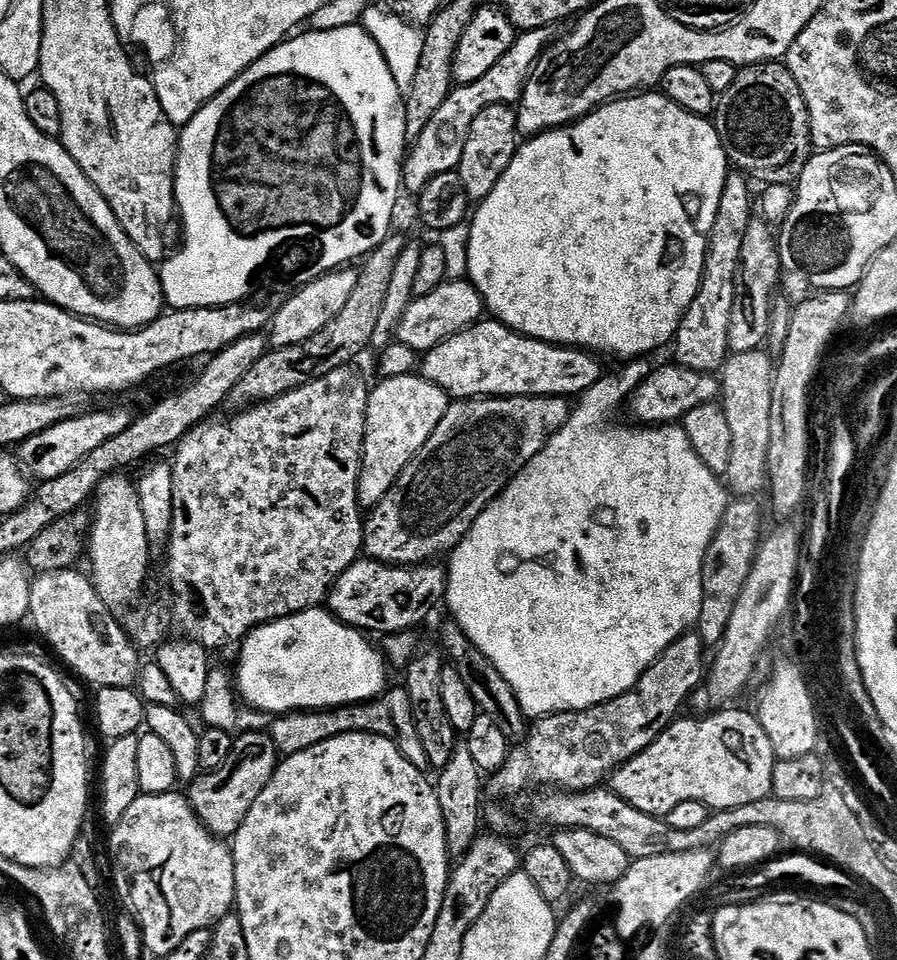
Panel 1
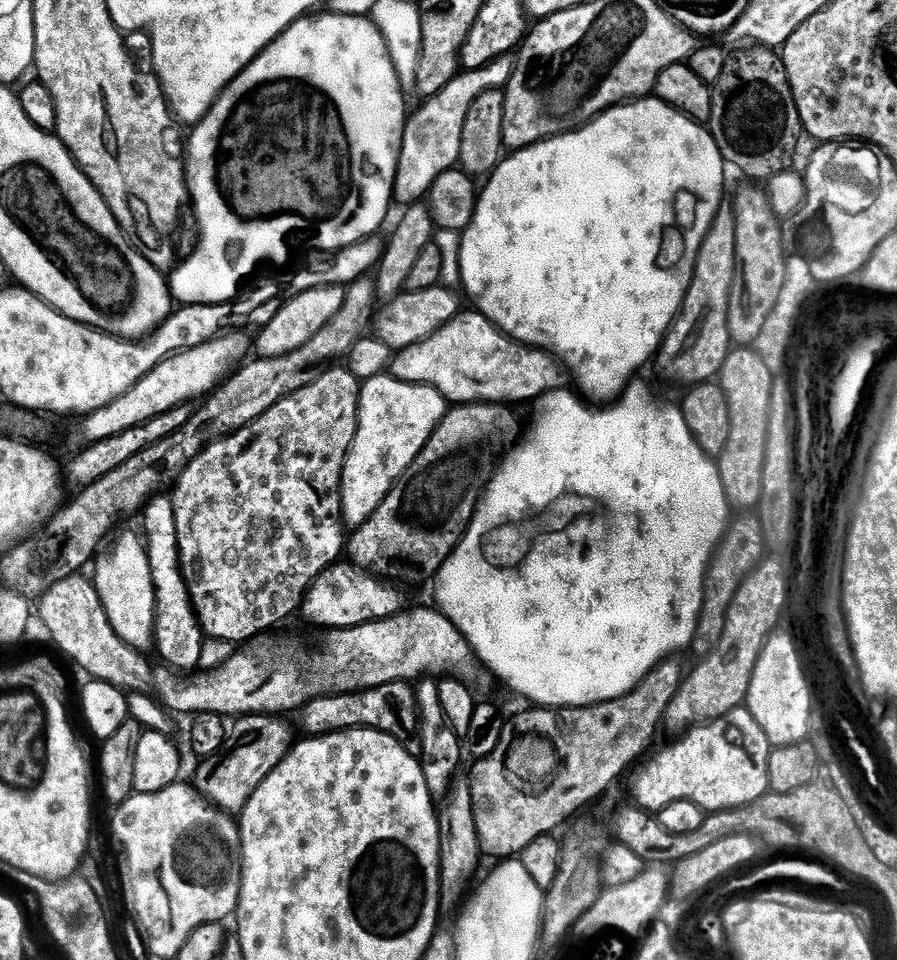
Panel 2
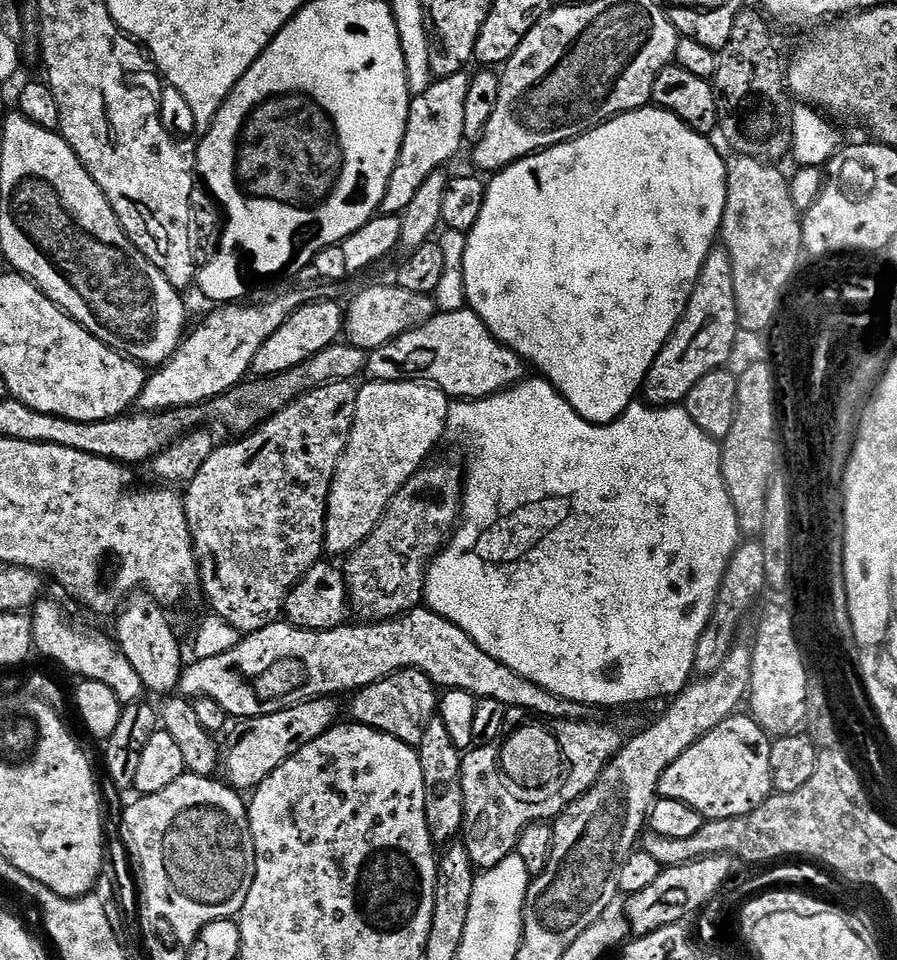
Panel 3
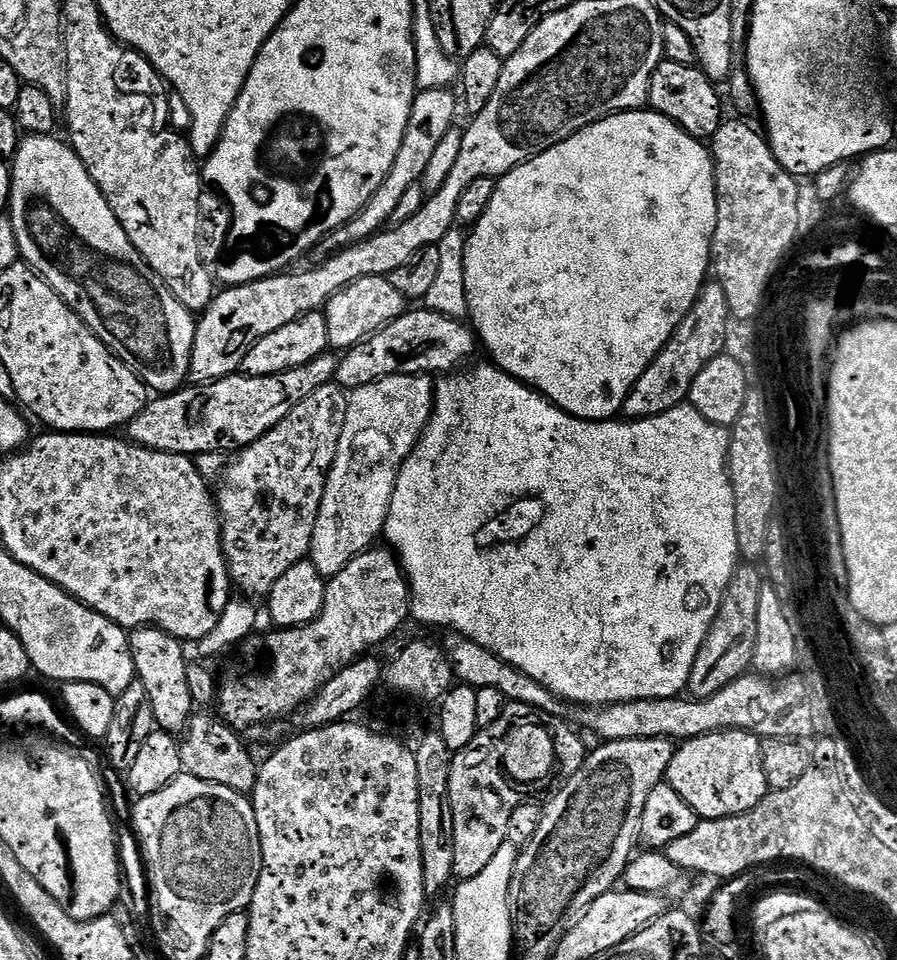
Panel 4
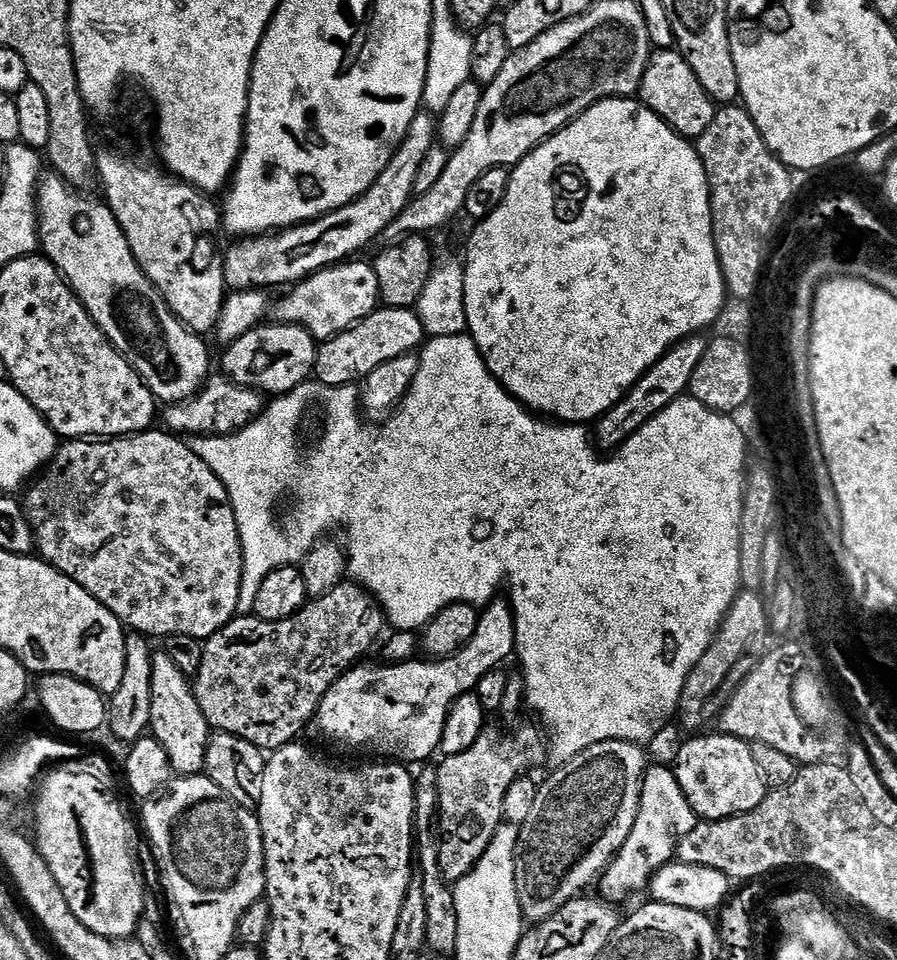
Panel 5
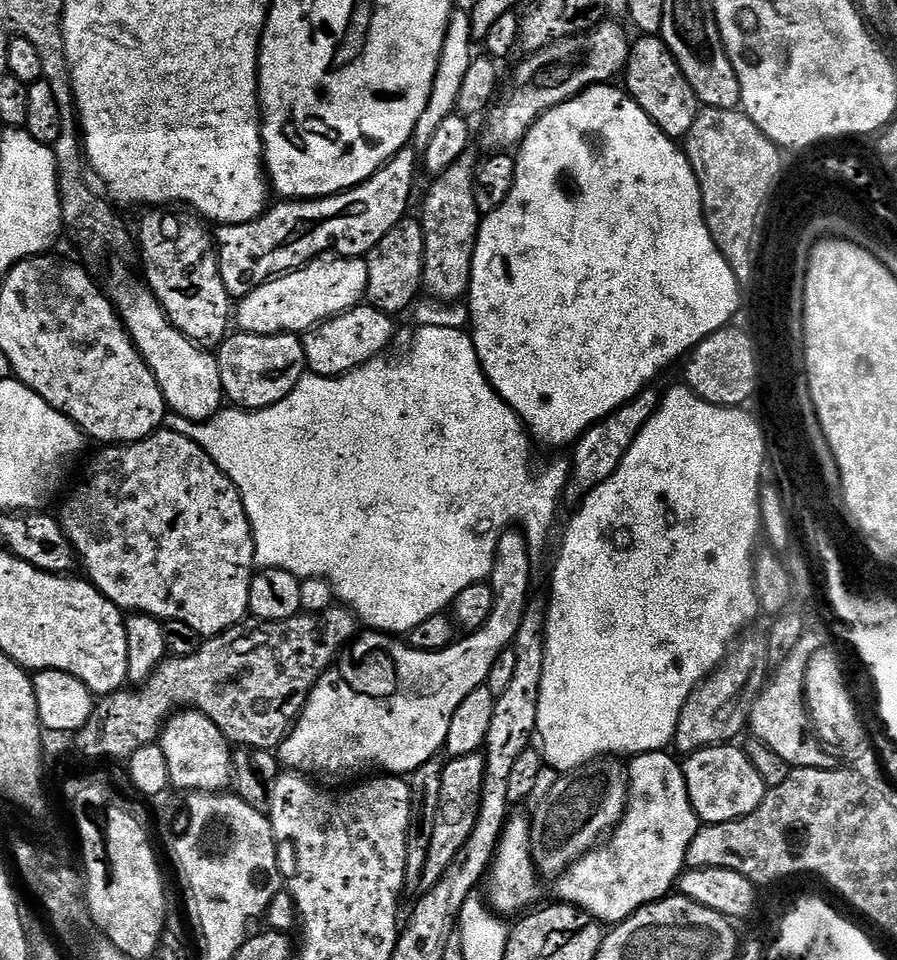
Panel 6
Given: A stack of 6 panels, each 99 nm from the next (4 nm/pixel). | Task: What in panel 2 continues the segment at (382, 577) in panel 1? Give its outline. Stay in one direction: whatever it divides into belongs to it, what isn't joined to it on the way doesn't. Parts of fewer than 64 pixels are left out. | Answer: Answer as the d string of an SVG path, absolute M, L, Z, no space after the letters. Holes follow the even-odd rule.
M337 562L318 574L318 578L308 588L304 595L302 616L310 623L317 624L320 630L353 628L359 624L369 624L372 620L390 618L405 607L403 598L392 588L395 587L379 582L351 562Z

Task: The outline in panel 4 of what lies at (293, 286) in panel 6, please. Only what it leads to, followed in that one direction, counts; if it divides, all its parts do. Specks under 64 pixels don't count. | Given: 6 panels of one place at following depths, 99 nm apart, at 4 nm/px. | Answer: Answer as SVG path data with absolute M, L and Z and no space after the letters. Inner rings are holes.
M389 277L358 278L358 282L331 296L322 309L328 319L328 343L336 350L350 349L363 340L369 340L378 330L398 319L405 310L405 298L394 290Z

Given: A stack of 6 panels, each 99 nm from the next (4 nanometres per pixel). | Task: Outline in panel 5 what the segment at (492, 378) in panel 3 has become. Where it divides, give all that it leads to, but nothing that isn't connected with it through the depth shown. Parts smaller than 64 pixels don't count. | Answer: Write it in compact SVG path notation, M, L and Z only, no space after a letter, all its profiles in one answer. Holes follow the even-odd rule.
M377 307L361 324L323 341L317 347L315 379L324 388L346 388L355 385L355 380L367 381L369 374L378 370L378 366L415 353L425 340L423 322L413 309Z

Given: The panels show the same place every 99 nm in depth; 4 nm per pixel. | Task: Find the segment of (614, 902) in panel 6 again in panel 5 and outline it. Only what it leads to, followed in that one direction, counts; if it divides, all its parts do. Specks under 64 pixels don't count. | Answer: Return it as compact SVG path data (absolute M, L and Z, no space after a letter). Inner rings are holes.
M649 767L644 773L642 798L638 818L634 822L634 830L630 838L622 846L620 853L612 859L612 863L604 869L599 881L599 895L609 902L624 900L635 892L640 892L653 883L654 877L667 864L673 863L676 847L680 840L698 823L696 811L686 802L686 794L682 794L682 786L678 782L675 771L671 767Z

